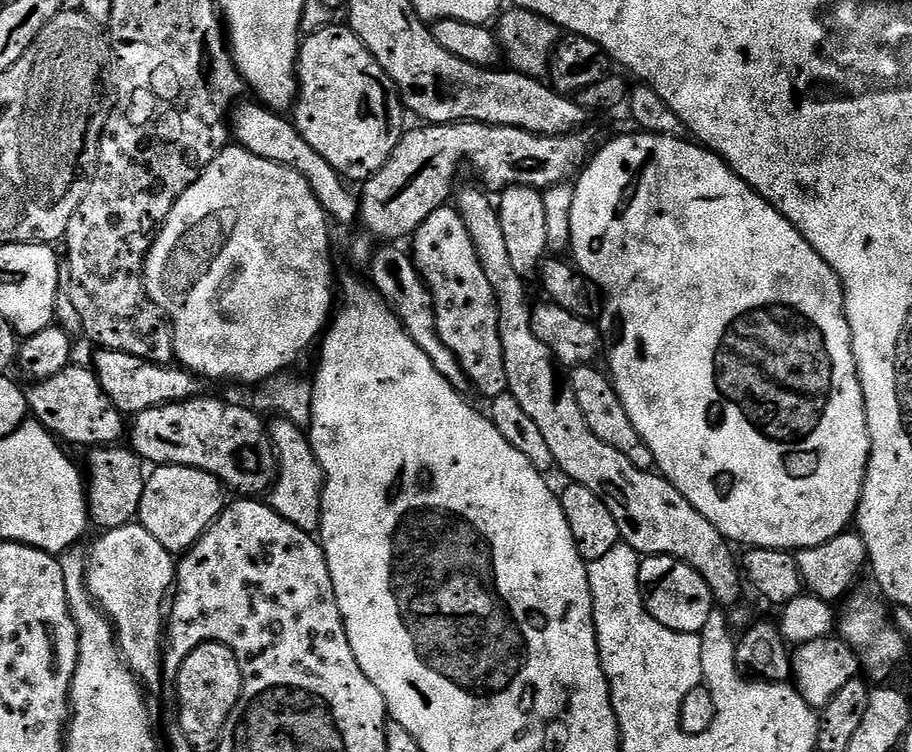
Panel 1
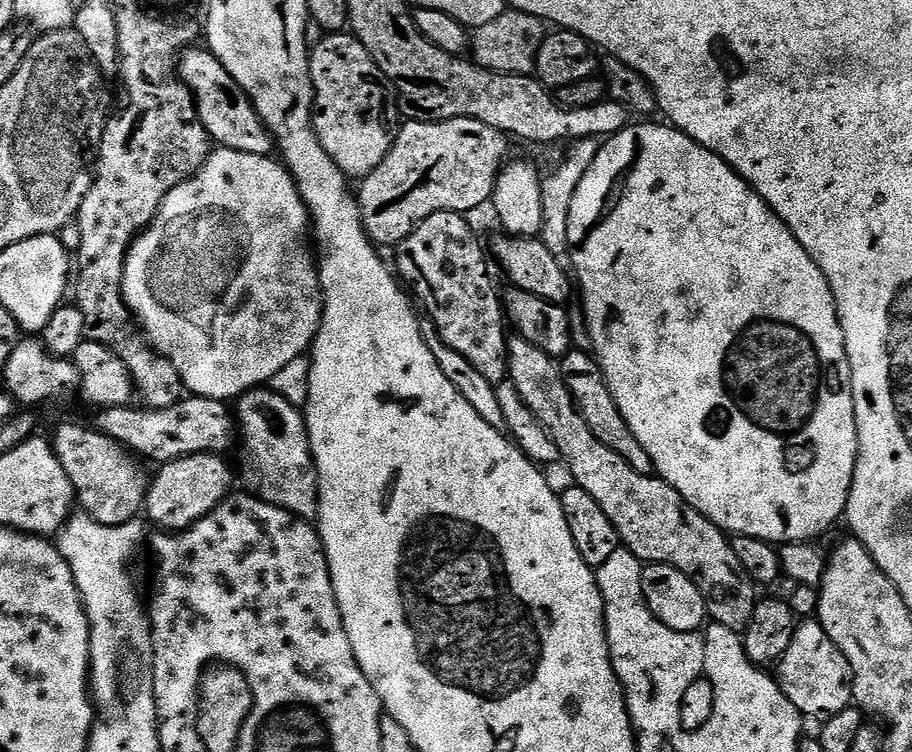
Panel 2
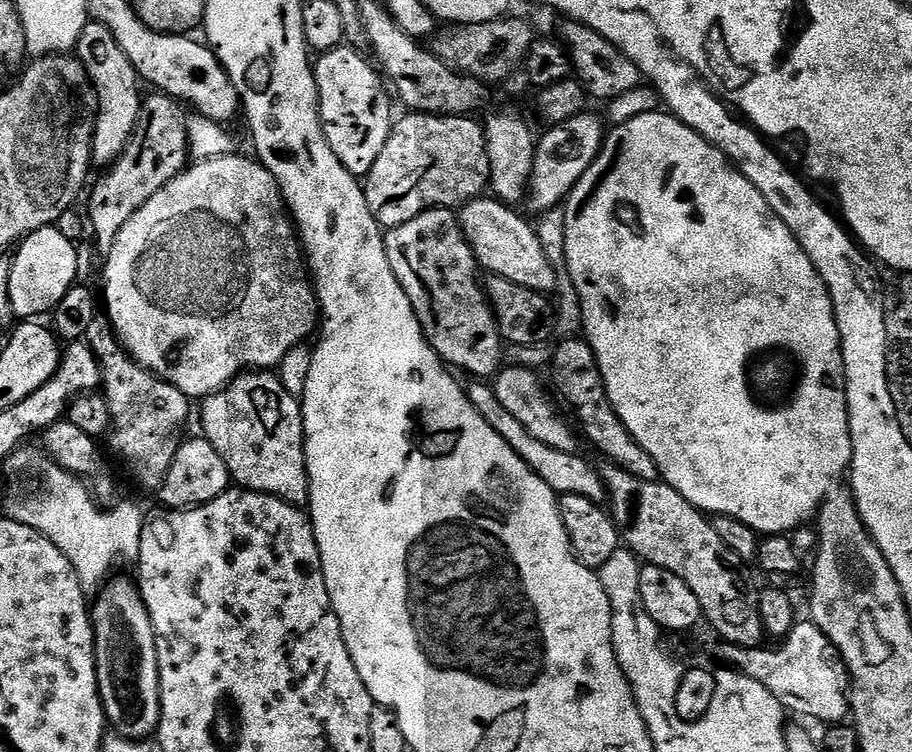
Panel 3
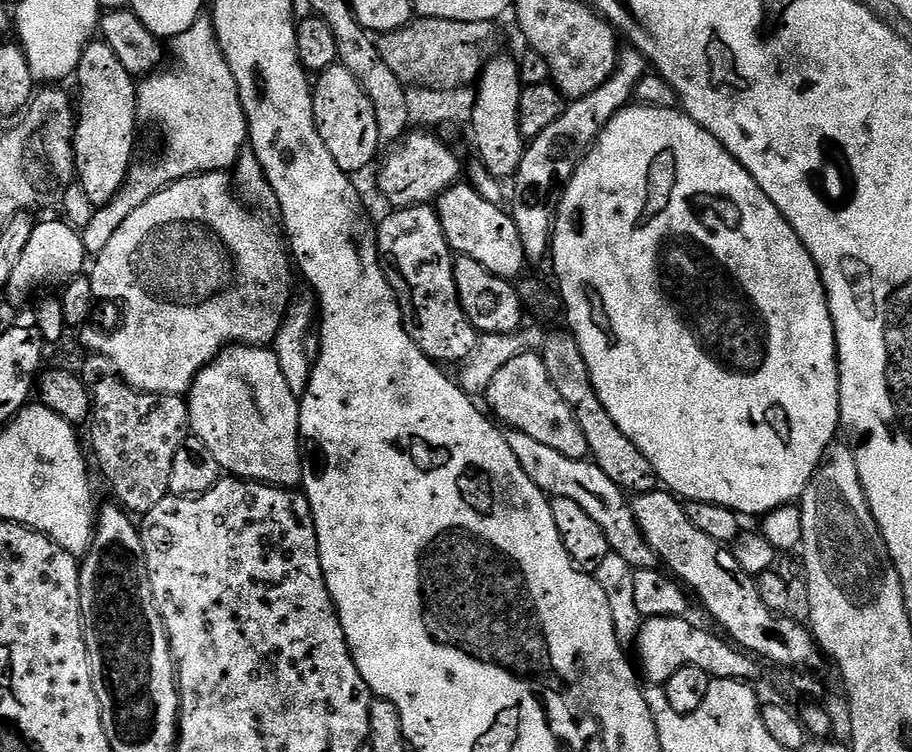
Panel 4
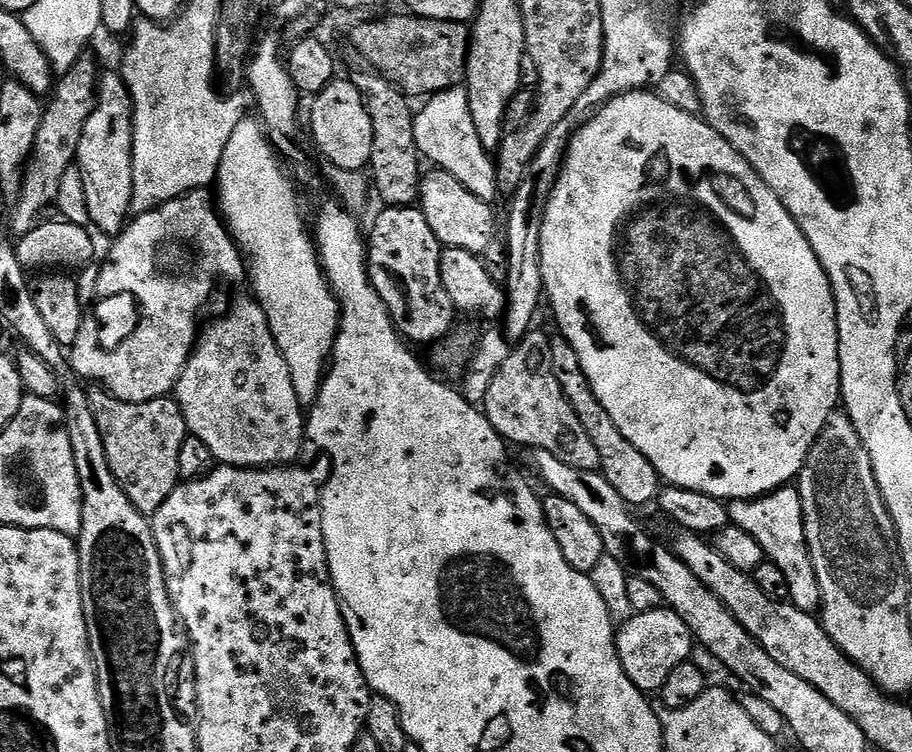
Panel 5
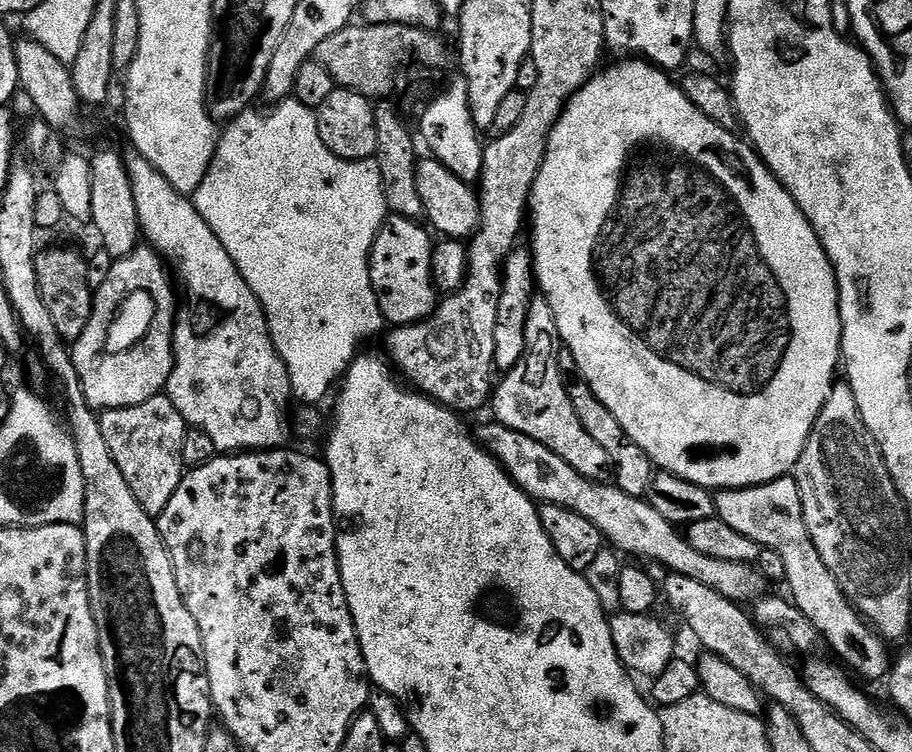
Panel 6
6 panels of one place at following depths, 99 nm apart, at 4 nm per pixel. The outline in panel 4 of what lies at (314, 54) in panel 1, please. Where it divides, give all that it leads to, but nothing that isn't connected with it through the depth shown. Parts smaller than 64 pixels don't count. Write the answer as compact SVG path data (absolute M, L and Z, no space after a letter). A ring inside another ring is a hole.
M333 66L315 77L312 90L314 118L326 150L334 154L334 162L343 172L357 174L372 164L376 151L382 148L378 134L378 118L374 118L374 106L358 78L343 66Z

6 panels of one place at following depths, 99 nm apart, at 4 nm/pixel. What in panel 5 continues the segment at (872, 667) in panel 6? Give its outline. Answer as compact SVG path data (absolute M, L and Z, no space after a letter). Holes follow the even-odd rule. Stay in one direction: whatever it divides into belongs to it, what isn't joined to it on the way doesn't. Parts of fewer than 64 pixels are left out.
M799 487L778 488L764 496L757 496L755 500L733 500L728 504L728 518L731 523L737 524L742 530L746 530L746 534L750 534L754 538L754 542L758 542L758 546L762 546L765 557L774 566L778 566L778 570L782 570L782 574L786 574L788 600L791 604L803 612L815 613L820 607L820 587L818 586L818 574L814 570L814 562L806 542L804 511L802 510Z

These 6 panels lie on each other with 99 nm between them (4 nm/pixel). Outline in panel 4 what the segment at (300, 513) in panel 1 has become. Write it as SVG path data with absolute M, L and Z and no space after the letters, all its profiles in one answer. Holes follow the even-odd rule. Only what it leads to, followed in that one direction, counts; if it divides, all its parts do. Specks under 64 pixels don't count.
M234 344L225 348L197 374L186 399L191 435L210 446L225 473L242 480L255 480L258 484L274 484L278 488L295 489L301 483L306 469L300 461L300 402L282 375L282 366L278 366L278 358L271 347Z

